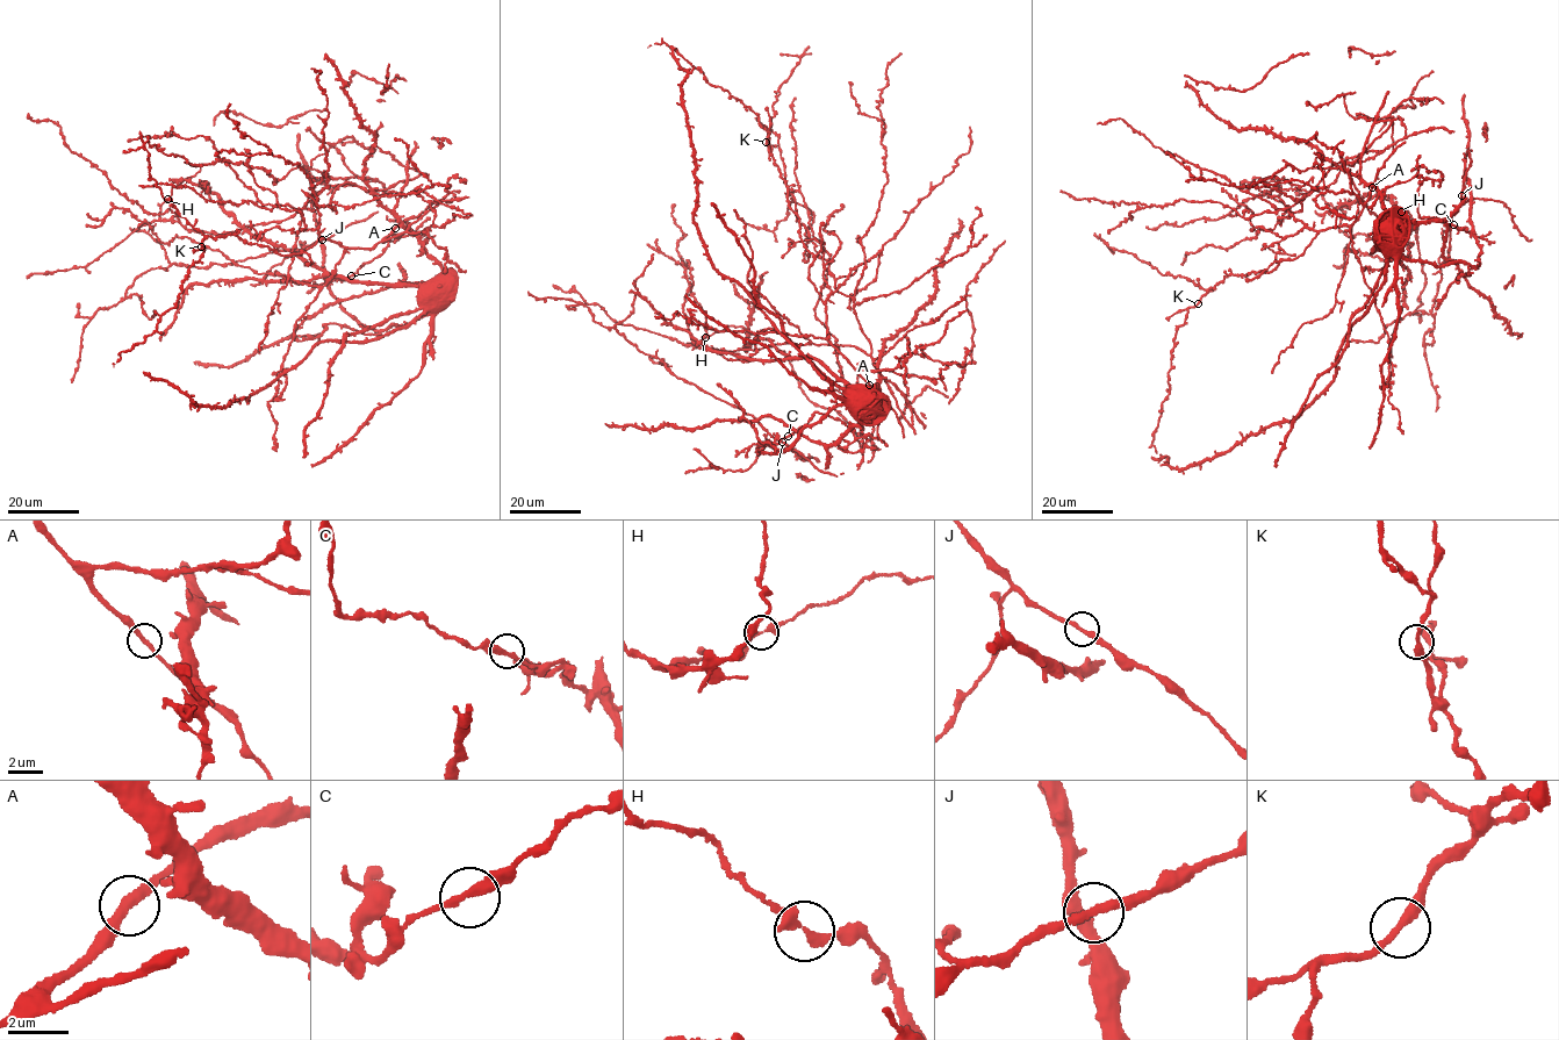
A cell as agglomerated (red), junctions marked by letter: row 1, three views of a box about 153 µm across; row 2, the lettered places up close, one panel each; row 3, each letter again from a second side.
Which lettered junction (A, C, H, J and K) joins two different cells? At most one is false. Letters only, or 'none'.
none

